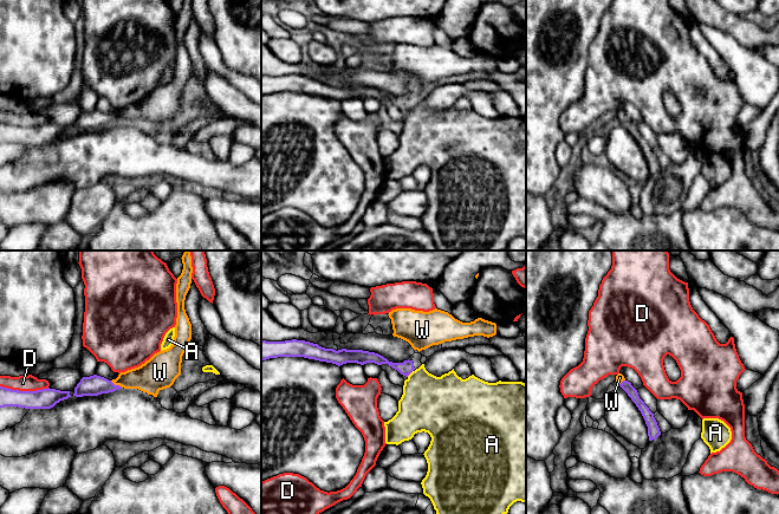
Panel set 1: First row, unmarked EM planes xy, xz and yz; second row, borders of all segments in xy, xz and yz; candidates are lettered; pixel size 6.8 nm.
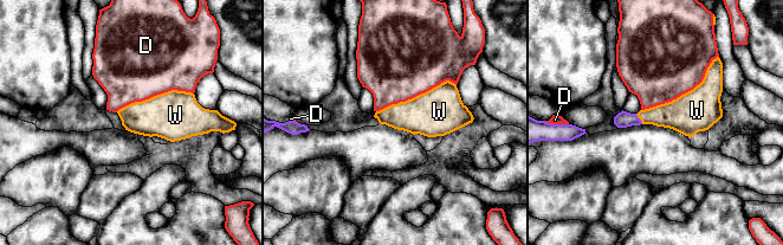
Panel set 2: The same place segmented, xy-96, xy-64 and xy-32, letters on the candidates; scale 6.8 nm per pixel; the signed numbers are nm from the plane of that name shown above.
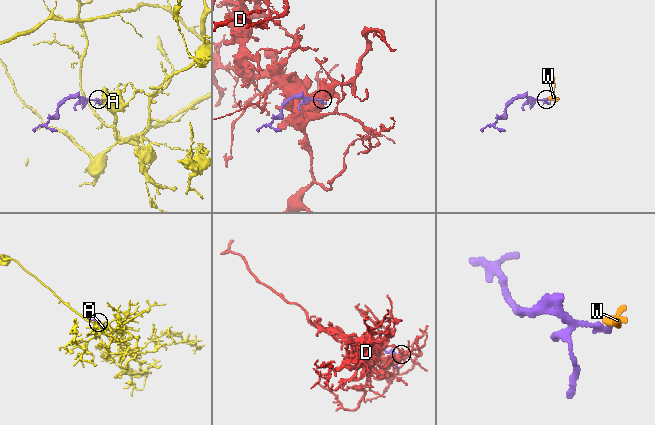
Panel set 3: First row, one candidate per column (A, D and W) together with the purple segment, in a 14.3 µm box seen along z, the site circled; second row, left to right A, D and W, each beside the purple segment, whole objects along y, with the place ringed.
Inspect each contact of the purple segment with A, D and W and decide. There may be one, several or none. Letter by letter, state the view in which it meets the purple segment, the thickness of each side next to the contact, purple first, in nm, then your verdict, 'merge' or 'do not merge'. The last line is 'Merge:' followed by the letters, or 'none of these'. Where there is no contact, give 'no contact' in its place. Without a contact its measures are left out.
A: contact in xz; calibres 90 and 380 nm; do not merge
D: contact in xy; calibres 140 and 110 nm; do not merge
W: contact in xy; calibres 140 and 220 nm; merge
Merge: W

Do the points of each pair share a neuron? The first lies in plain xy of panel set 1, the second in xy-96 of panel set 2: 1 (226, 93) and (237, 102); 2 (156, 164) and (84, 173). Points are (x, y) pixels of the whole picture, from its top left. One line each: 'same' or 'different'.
1: same
2: different

